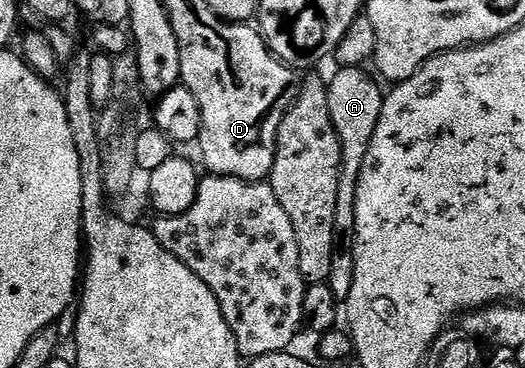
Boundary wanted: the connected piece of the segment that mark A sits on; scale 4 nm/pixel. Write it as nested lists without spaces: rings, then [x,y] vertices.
[[[347,66],[336,71],[333,79],[328,79],[329,115],[331,124],[341,141],[341,175],[339,176],[339,194],[335,204],[335,224],[337,233],[349,236],[355,224],[355,188],[359,180],[359,168],[363,164],[363,156],[375,134],[375,124],[379,122],[379,112],[383,101],[383,90],[380,90],[364,73],[364,69]]]

